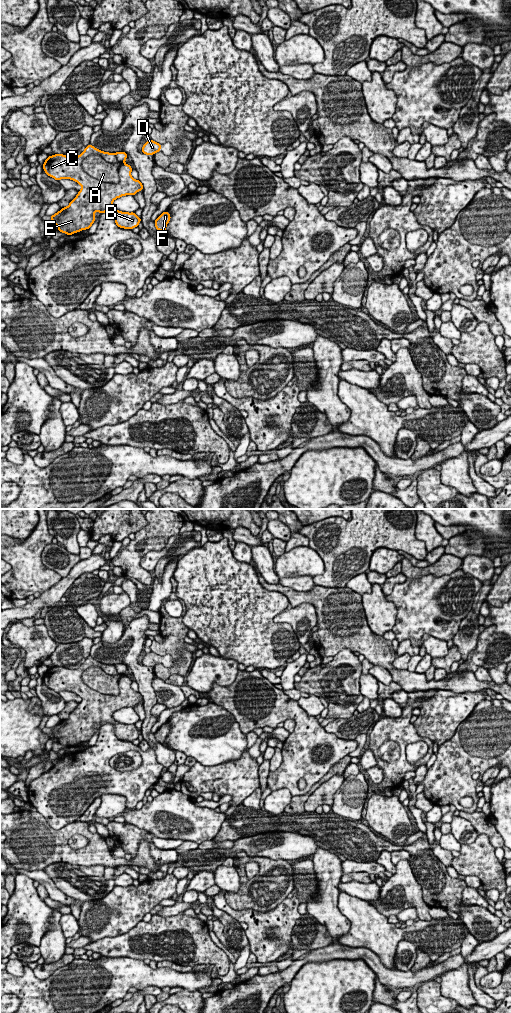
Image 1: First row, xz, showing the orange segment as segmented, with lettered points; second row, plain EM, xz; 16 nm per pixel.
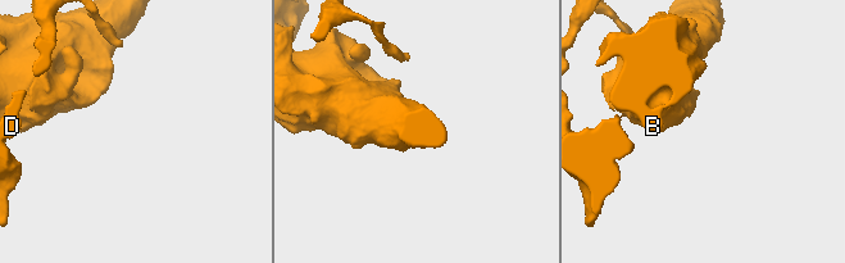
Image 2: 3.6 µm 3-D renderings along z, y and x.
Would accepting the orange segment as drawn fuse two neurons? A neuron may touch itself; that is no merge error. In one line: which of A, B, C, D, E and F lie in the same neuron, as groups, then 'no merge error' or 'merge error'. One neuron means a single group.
groups A D / B C E F; merge error

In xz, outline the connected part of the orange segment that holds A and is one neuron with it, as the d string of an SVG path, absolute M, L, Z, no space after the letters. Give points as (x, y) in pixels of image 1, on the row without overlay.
M125 664L115 665L118 674L111 676L106 674L101 668L91 666L82 674L82 681L91 689L108 695L119 695L119 679L128 668Z

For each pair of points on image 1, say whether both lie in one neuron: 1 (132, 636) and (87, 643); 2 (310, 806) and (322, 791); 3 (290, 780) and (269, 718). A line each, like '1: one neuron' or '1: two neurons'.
1: two neurons
2: one neuron
3: one neuron

